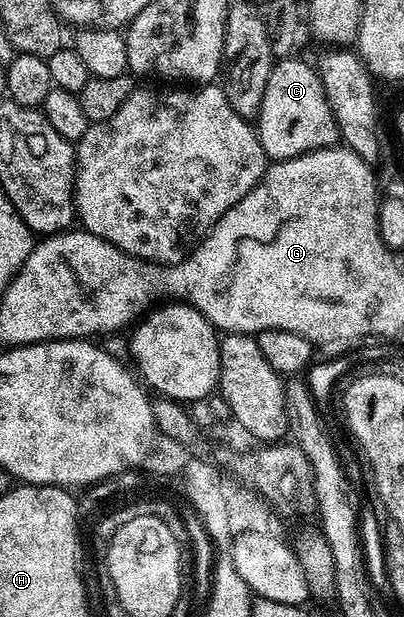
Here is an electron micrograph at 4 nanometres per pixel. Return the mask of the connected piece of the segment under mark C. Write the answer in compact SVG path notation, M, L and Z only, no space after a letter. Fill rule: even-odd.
M289 55L274 64L263 93L261 113L255 120L257 137L270 162L295 159L316 149L332 149L339 141L320 72L298 57Z

